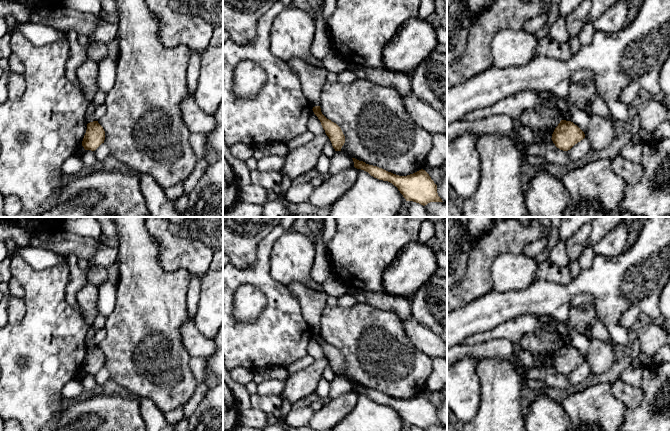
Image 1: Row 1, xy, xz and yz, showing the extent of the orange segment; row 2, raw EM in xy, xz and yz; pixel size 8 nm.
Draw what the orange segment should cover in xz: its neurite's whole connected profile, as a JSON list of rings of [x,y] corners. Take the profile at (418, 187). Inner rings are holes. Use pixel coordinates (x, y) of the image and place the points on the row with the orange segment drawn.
[[[355,158],[352,159],[355,168],[364,170],[374,178],[388,181],[396,186],[406,201],[413,201],[423,206],[430,202],[443,202],[438,196],[437,185],[423,169],[407,176],[399,176]]]

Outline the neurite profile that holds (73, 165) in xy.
[[[74,154],[64,161],[64,163],[61,166],[61,170],[64,173],[64,175],[72,176],[78,174],[83,167],[84,164],[81,160],[81,157]]]

